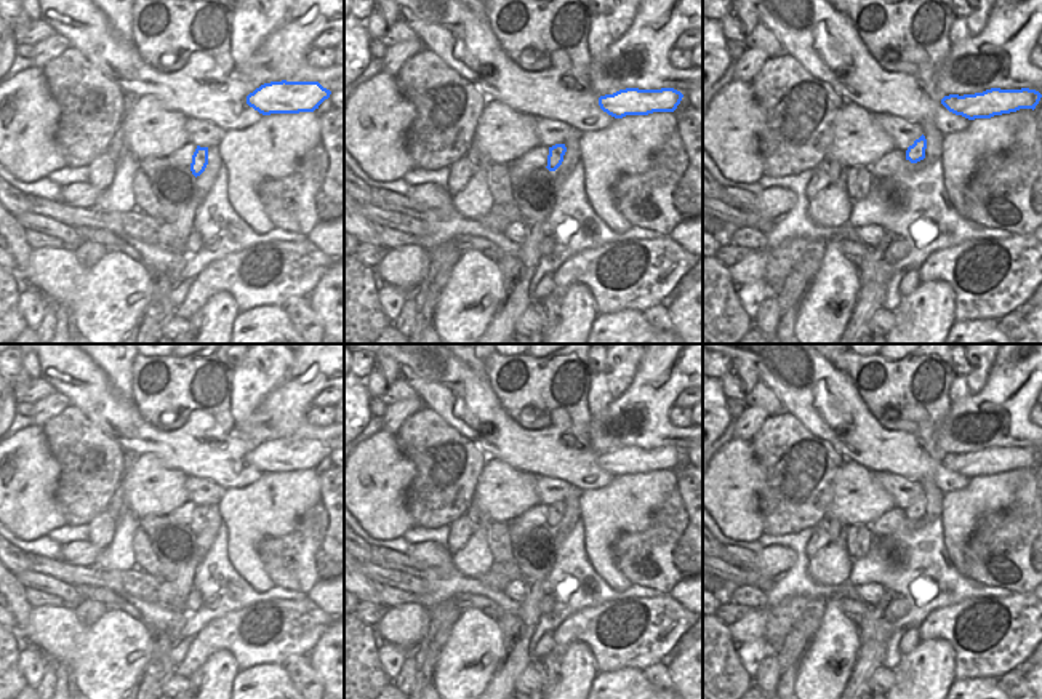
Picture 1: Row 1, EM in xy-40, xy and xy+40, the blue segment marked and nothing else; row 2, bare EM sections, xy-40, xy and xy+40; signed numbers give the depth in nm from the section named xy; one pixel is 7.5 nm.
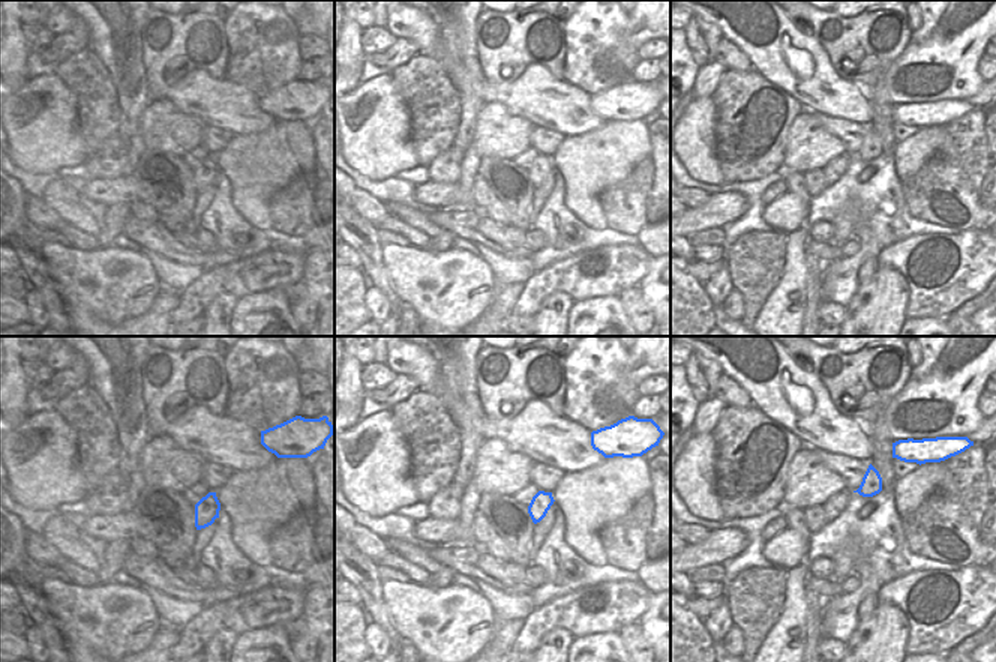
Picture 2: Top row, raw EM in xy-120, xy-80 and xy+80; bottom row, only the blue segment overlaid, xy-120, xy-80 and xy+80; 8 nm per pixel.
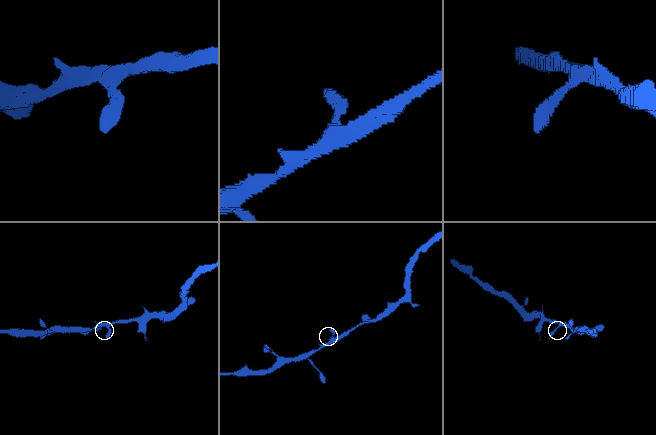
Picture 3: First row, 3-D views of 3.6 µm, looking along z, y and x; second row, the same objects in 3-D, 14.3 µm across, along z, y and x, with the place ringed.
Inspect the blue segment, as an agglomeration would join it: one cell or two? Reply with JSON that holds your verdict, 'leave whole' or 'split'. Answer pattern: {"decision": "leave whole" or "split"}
{"decision": "leave whole"}

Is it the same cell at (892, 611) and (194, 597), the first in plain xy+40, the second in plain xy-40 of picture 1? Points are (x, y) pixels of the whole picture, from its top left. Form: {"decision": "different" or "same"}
{"decision": "same"}

